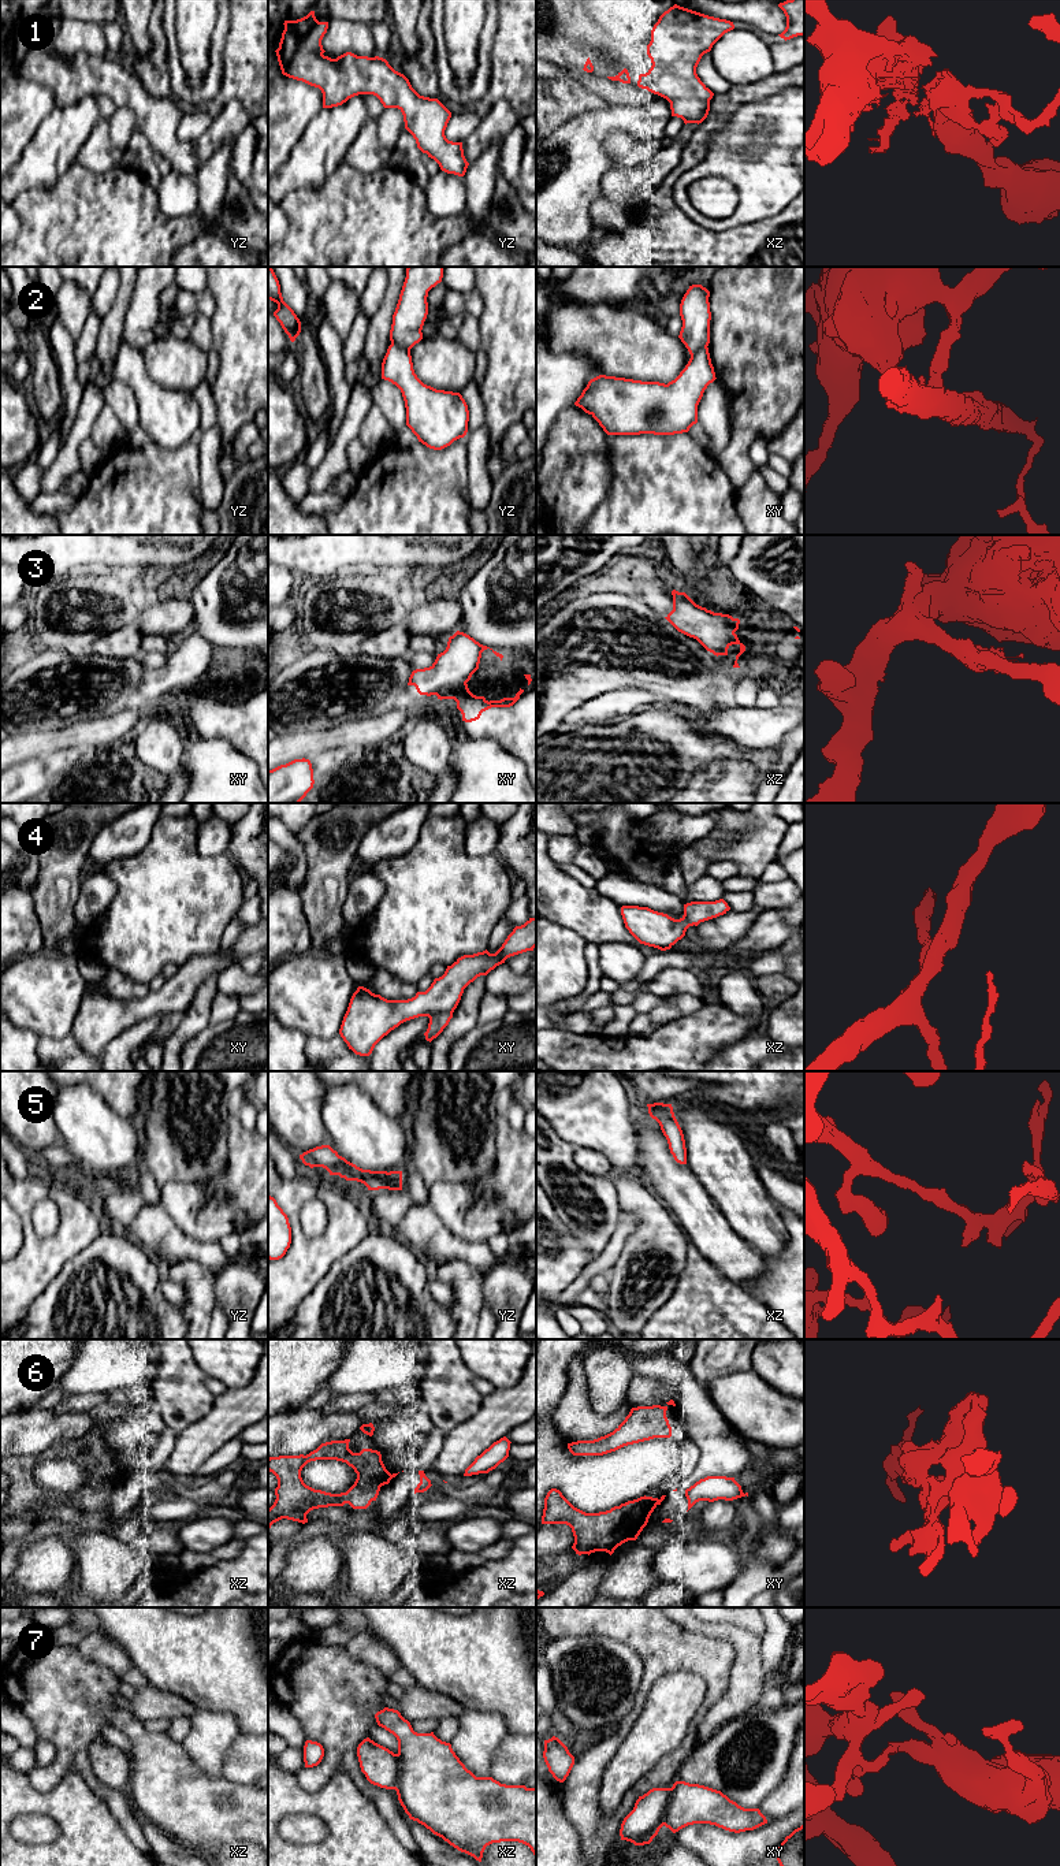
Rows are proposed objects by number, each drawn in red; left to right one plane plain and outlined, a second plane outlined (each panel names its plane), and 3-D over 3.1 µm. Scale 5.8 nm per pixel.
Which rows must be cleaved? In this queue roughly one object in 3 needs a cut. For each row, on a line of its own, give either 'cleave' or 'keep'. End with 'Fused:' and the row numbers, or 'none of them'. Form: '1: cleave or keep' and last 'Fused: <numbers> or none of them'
1: keep
2: cleave
3: keep
4: keep
5: keep
6: cleave
7: cleave
Fused: 2, 6, 7

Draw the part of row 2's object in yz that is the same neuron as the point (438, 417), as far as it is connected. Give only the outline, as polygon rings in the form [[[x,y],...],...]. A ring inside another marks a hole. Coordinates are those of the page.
[[[391,343],[382,363],[382,379],[401,390],[406,425],[427,447],[442,450],[466,435],[469,410],[465,399],[460,393],[424,384],[414,373],[410,350]]]

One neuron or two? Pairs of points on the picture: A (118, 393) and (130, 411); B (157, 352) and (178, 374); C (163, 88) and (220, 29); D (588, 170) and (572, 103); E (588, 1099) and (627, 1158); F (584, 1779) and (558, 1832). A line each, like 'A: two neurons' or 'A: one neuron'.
A: one neuron
B: one neuron
C: two neurons
D: two neurons
E: one neuron
F: two neurons

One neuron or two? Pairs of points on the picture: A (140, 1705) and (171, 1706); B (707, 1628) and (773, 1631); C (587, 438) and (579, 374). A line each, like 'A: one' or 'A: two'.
A: one
B: two
C: two

